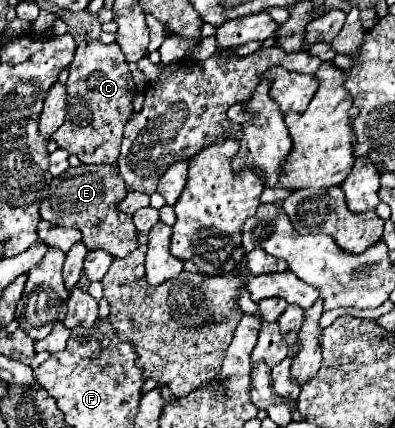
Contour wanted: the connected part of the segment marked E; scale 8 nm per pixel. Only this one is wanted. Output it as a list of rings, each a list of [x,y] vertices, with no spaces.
[[[91,165],[69,167],[63,175],[53,177],[49,201],[41,203],[41,219],[59,227],[77,227],[83,233],[83,243],[87,249],[103,249],[113,257],[127,257],[139,247],[139,241],[133,215],[117,209],[125,195],[127,185],[119,179],[119,175],[105,175],[103,167]]]

